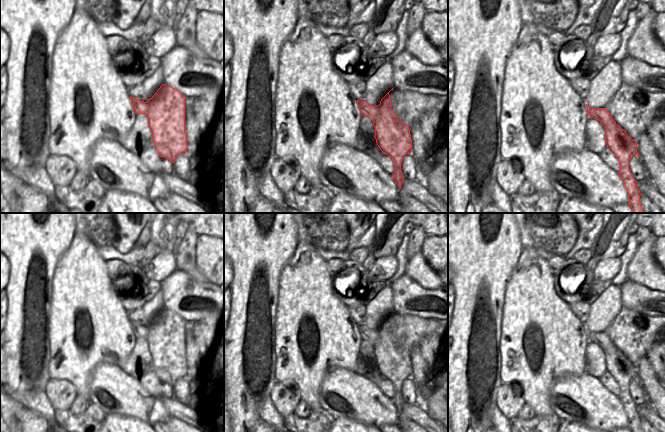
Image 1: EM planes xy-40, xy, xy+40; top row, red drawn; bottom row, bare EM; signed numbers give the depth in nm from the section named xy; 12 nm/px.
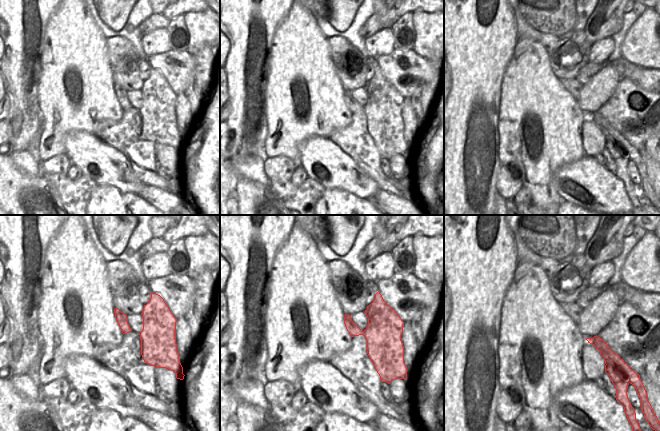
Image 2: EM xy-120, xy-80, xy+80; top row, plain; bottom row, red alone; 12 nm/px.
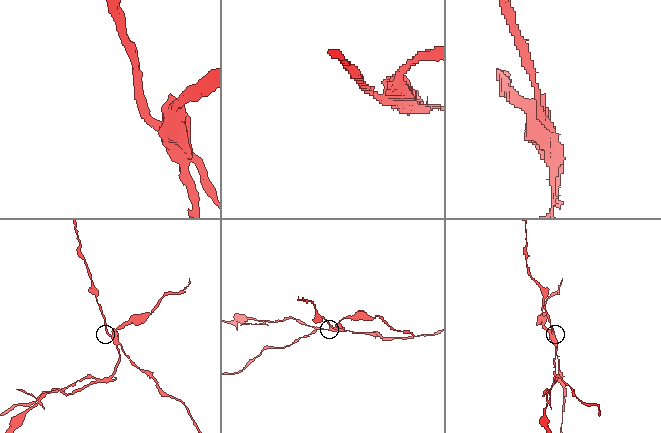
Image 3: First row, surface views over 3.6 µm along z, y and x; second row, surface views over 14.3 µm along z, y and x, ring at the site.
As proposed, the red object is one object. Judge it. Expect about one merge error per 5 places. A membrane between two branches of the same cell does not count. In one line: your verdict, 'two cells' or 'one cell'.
two cells

